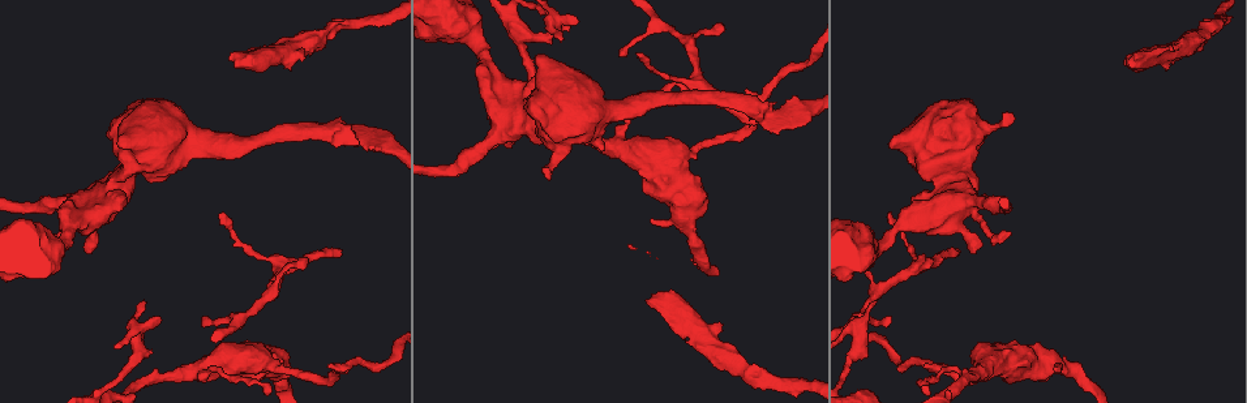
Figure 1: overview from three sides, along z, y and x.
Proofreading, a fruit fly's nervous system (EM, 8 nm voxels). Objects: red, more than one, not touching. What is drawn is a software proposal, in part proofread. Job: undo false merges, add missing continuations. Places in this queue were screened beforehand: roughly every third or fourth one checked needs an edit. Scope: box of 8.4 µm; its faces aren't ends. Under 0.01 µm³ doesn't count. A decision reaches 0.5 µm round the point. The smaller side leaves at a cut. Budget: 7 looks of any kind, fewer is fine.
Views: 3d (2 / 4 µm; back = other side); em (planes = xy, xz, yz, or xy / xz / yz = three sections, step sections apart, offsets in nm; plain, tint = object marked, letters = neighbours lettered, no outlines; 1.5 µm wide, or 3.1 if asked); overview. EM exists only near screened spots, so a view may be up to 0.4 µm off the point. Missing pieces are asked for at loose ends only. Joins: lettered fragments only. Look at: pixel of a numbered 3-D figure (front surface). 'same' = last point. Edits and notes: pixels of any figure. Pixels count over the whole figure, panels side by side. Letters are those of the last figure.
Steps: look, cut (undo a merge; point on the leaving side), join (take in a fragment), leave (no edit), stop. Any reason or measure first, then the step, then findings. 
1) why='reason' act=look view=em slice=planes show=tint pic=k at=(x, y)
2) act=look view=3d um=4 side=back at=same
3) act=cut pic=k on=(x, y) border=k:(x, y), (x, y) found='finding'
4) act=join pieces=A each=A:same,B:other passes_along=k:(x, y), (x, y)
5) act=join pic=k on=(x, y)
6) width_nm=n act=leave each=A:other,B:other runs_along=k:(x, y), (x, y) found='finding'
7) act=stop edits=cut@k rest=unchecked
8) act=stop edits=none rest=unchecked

why='branch stops here' act=look view=3d um=2 side=back pic=1 at=(890, 215)

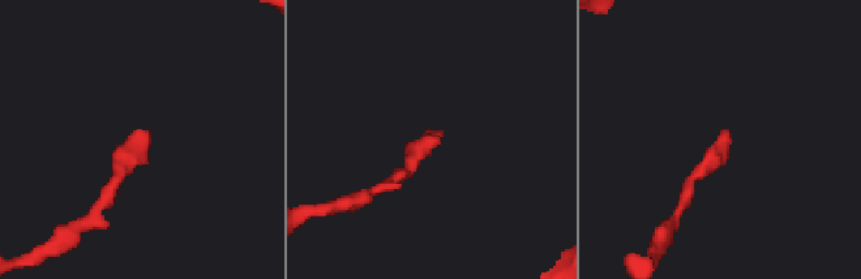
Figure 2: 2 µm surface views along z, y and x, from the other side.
act=look view=em slice=planes show=letters pic=2 at=(431, 139)

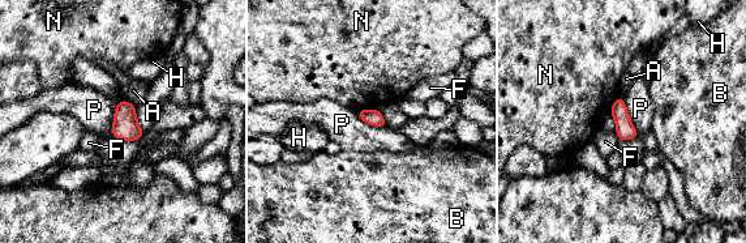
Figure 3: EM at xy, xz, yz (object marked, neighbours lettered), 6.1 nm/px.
longest_contact=P:220nm act=leave each=A:other,B:other,F:other,H:other,N:other,P:other border=3:(125, 99), (115, 109), (111, 132) found='none of them fits'

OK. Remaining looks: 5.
act=look view=3d um=4 pic=1 at=(353, 141)

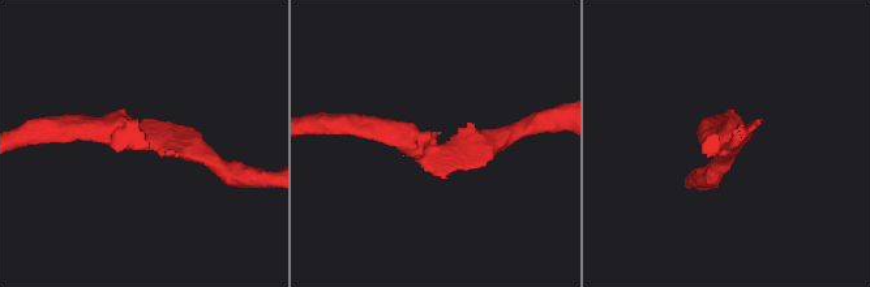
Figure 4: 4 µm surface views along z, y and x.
why='now the EM' act=look view=em slice=planes show=tint pic=4 at=(432, 147)

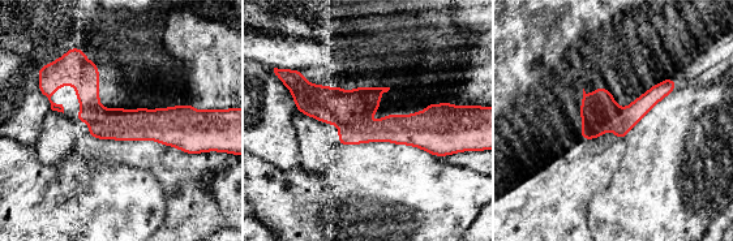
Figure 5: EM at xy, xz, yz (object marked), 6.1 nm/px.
why='see the neighbours' act=look view=em slice=planes show=letters at=same

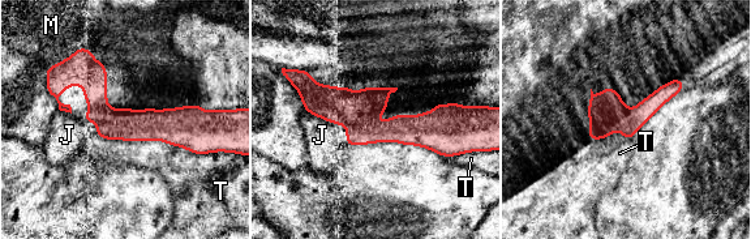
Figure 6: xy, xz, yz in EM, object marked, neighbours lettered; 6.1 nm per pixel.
width_nm=190 act=leave each=J:other,M:other,T:other border=6:(128, 140), (163, 140), (211, 153) found='one neuron here'

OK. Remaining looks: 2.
why='an open end' act=look view=3d um=2 pic=1 at=(973, 252)

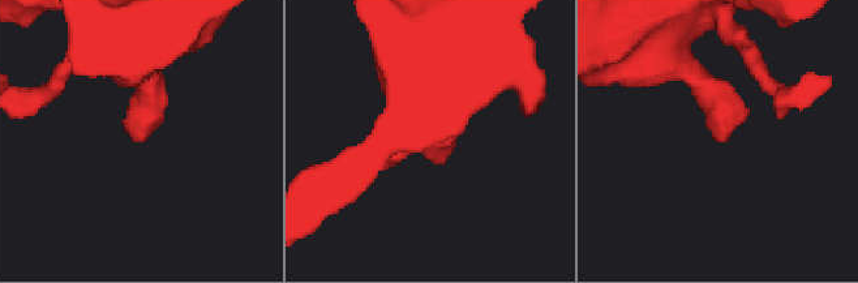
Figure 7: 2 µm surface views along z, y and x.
why='need the tissue' act=look view=em slice=planes show=letters pic=7 at=(138, 139)

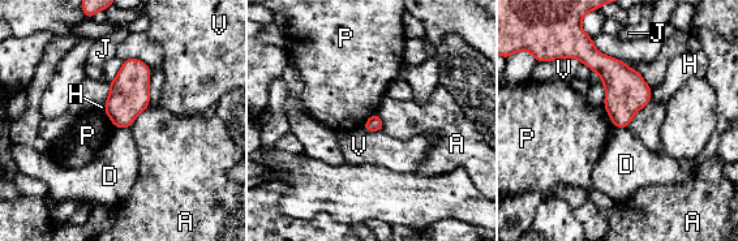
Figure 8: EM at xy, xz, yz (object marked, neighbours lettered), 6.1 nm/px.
act=leave each=A:other,D:other,H:other,J:other,P:other,V:other border=8:(116, 127), (129, 128) found='none of them fits'

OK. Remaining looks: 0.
act=stop edits=none rest=unchecked

